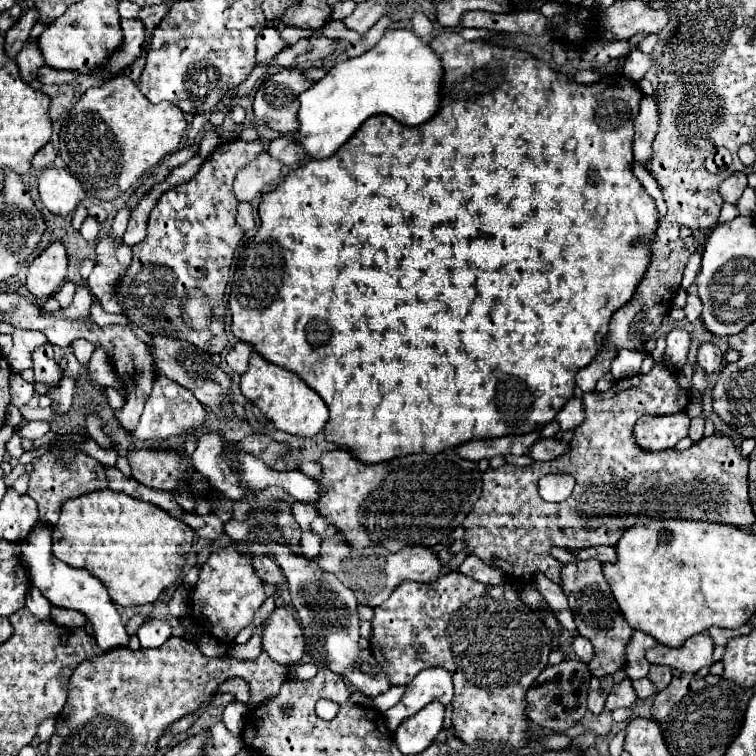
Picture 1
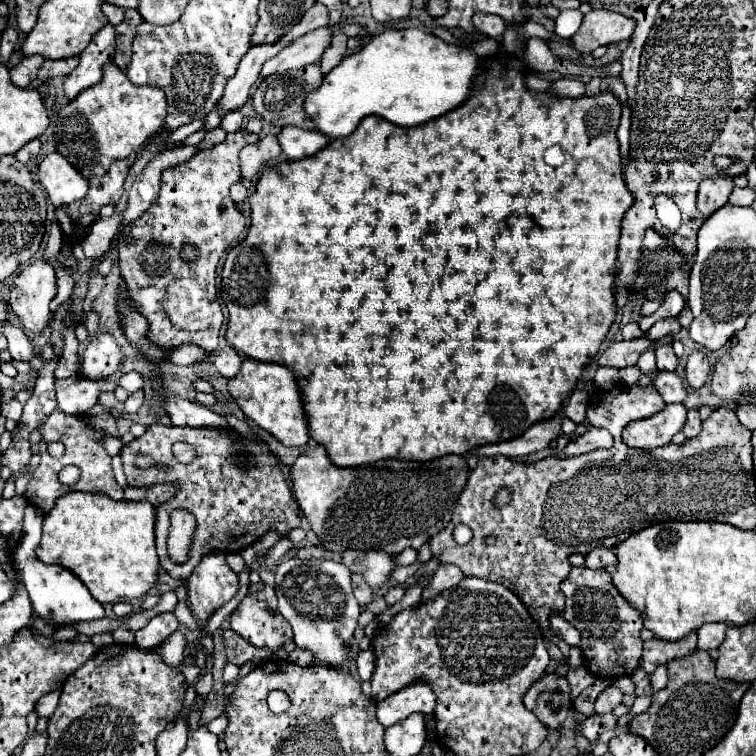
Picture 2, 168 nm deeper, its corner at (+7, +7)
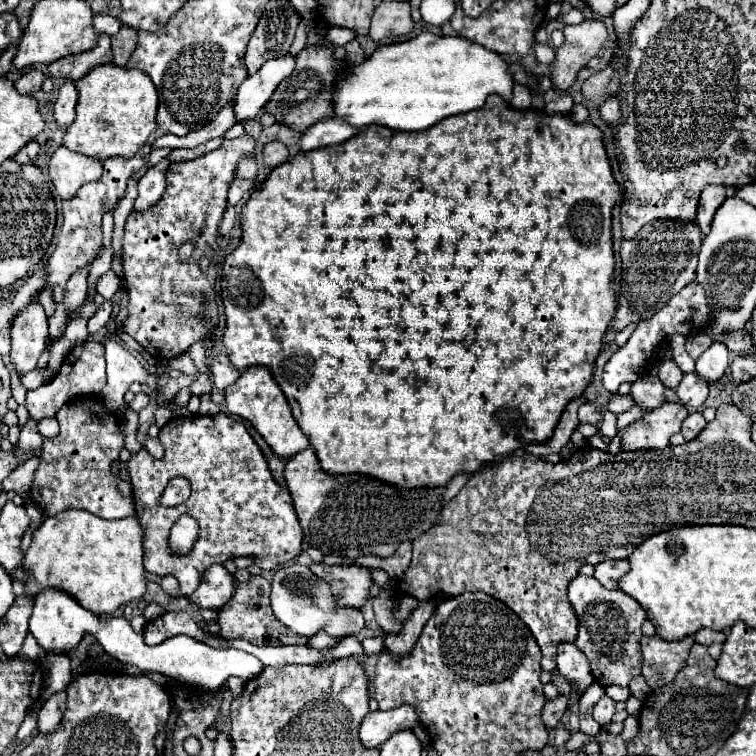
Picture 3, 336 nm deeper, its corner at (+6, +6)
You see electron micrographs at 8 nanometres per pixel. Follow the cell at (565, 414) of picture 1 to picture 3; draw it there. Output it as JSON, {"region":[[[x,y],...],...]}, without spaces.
{"region":[[[582,404],[578,418],[580,422],[586,422],[586,424],[598,424],[602,420],[602,410],[596,404]]]}

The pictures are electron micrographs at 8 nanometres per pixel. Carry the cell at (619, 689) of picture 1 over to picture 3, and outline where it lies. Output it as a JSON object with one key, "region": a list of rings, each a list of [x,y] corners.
{"region":[[[604,696],[604,698],[600,698],[600,700],[596,702],[596,706],[594,706],[594,710],[592,710],[592,718],[594,718],[600,726],[606,726],[606,724],[612,722],[614,712],[616,712],[616,710],[614,710],[614,700],[608,698],[608,696]]]}

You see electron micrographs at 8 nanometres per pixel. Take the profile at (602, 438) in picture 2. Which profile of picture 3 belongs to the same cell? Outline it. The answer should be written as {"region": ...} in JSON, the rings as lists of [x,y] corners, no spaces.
{"region":[[[666,402],[660,408],[646,412],[640,420],[628,424],[618,432],[618,436],[622,436],[622,448],[630,452],[666,448],[670,444],[670,436],[680,432],[686,416],[688,410],[680,402]]]}

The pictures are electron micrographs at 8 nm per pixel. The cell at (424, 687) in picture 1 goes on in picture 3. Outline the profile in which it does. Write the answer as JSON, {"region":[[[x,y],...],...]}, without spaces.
{"region":[[[400,706],[388,712],[382,712],[382,710],[368,712],[360,724],[360,742],[366,748],[378,748],[392,734],[400,730],[410,730],[416,722],[418,722],[418,716],[412,706]]]}

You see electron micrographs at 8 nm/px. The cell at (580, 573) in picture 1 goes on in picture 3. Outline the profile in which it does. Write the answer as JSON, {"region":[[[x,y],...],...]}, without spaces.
{"region":[[[576,576],[568,588],[568,600],[578,614],[578,638],[576,646],[586,654],[590,670],[598,684],[622,686],[626,688],[632,676],[640,676],[642,656],[640,656],[640,626],[646,620],[642,606],[624,594],[622,590],[608,590],[596,578]]]}

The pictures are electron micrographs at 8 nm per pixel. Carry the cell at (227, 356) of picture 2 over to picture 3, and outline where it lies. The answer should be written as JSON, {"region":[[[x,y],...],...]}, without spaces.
{"region":[[[220,354],[220,356],[216,356],[216,358],[212,360],[210,372],[212,372],[212,382],[214,382],[214,386],[216,386],[218,390],[228,388],[228,386],[234,384],[234,382],[238,380],[238,376],[240,376],[240,372],[238,372],[236,368],[232,368],[232,364],[230,364],[230,360],[228,360],[226,354]]]}

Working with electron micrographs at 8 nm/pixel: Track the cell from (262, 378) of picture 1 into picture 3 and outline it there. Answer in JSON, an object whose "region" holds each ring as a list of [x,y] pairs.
{"region":[[[252,366],[244,370],[240,378],[224,392],[226,392],[226,406],[230,414],[246,418],[278,458],[292,458],[302,448],[308,448],[308,438],[298,428],[290,412],[290,406],[282,396],[282,390],[278,390],[278,384],[274,382],[272,374],[264,366]]]}

